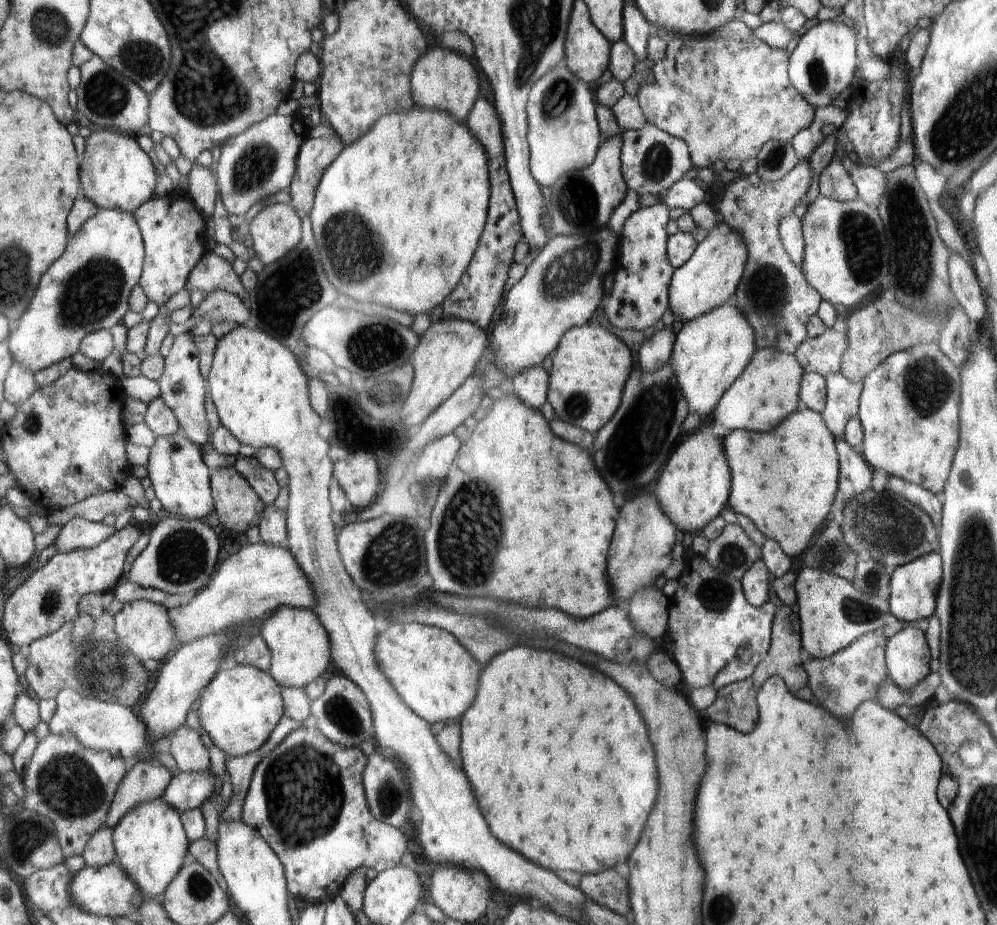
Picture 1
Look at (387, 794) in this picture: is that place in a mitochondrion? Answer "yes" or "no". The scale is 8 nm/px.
yes

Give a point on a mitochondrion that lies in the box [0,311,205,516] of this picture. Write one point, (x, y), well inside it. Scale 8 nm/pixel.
(32, 424)

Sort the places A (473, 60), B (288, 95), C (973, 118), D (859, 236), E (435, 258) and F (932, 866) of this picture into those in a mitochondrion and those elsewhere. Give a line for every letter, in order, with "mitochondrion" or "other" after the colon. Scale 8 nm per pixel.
A: other
B: other
C: mitochondrion
D: mitochondrion
E: other
F: other

